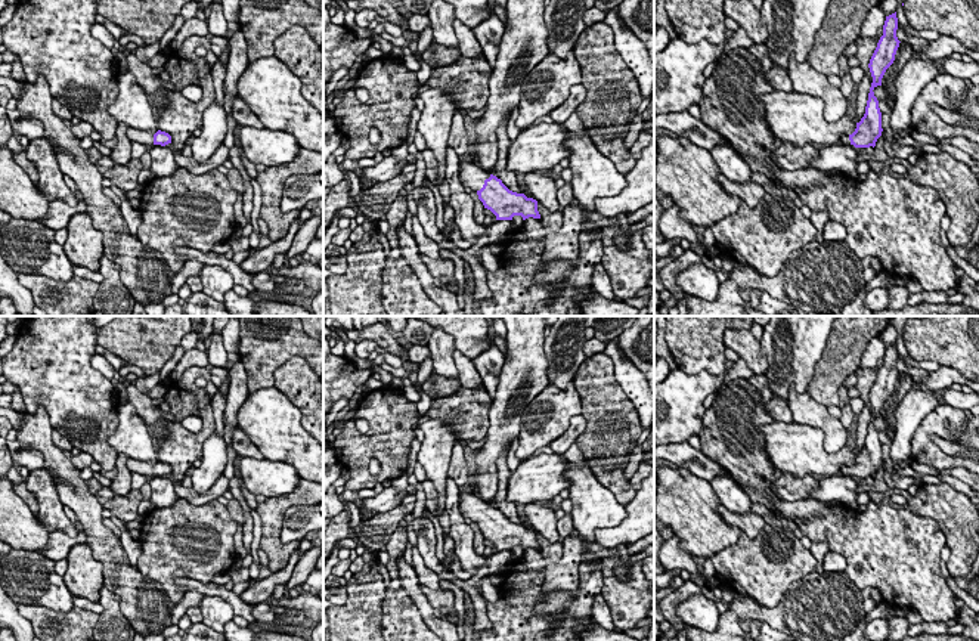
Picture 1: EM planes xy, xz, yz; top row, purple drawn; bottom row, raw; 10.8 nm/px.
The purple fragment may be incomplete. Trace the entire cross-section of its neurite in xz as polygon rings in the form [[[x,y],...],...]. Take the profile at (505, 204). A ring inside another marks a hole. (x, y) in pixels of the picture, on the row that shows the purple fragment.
[[[461,161],[459,167],[462,186],[475,191],[484,208],[490,210],[496,220],[512,220],[514,216],[521,216],[523,220],[540,219],[536,199],[509,191],[501,179],[484,171],[478,162]]]

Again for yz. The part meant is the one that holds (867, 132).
[[[896,12],[886,16],[883,25],[883,35],[880,37],[877,47],[870,59],[868,68],[873,77],[873,83],[868,93],[865,114],[852,134],[842,134],[839,143],[853,145],[855,148],[876,146],[877,139],[882,136],[882,112],[879,100],[874,96],[874,89],[882,86],[882,78],[886,69],[893,64],[899,40],[896,37],[898,18]]]

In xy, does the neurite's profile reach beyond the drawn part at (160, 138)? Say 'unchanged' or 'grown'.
grown

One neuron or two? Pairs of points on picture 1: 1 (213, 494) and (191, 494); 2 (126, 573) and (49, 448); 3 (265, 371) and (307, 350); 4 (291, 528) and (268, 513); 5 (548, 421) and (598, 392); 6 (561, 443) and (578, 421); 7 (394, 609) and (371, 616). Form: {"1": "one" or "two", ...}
{"1": "one", "2": "one", "3": "one", "4": "two", "5": "two", "6": "one", "7": "two"}

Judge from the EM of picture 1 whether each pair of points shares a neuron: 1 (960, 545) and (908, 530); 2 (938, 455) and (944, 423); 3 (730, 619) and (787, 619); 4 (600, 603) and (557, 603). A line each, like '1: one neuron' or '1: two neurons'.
1: two neurons
2: one neuron
3: one neuron
4: two neurons

